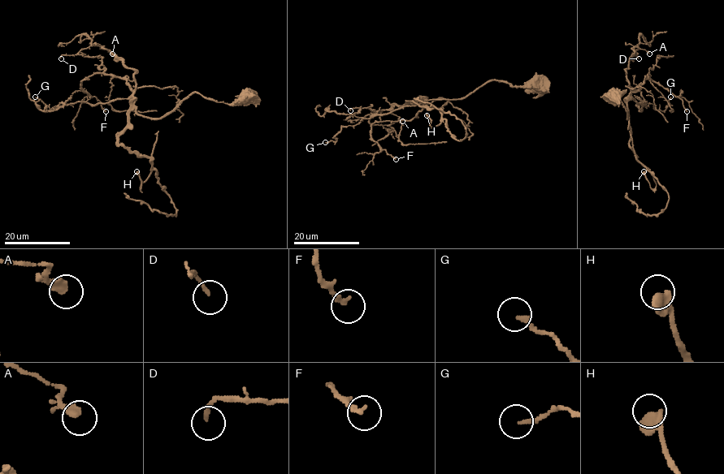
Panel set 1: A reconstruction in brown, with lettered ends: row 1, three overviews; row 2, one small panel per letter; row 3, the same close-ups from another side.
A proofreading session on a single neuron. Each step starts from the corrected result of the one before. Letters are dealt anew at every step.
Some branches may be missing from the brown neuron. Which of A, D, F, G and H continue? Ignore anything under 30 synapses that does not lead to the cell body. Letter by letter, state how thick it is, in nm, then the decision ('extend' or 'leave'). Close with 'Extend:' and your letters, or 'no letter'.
A: 360 nm | leave
D: 140 nm | leave
F: 190 nm | leave
G: 160 nm | leave
H: 500 nm | extend
Extend: H

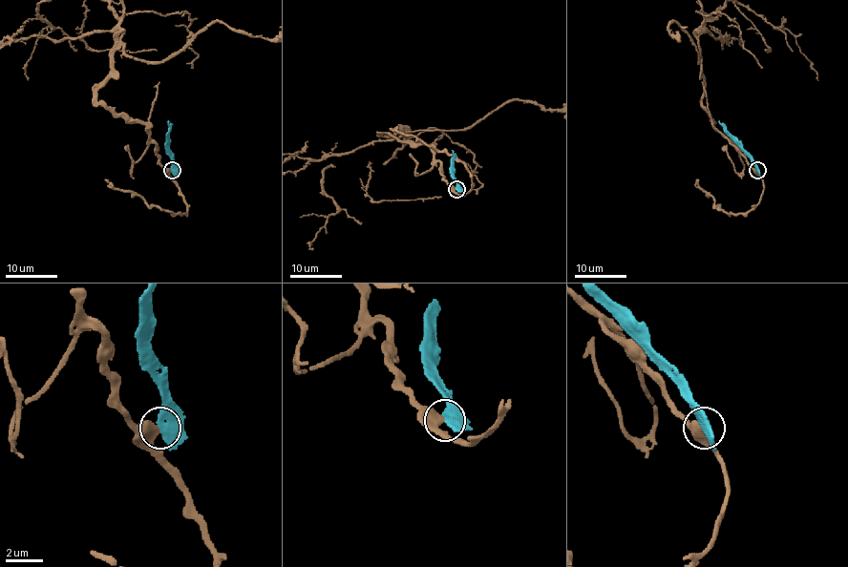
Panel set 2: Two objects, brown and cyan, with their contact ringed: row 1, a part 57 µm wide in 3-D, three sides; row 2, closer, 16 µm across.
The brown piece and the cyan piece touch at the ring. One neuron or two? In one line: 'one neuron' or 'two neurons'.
two neurons

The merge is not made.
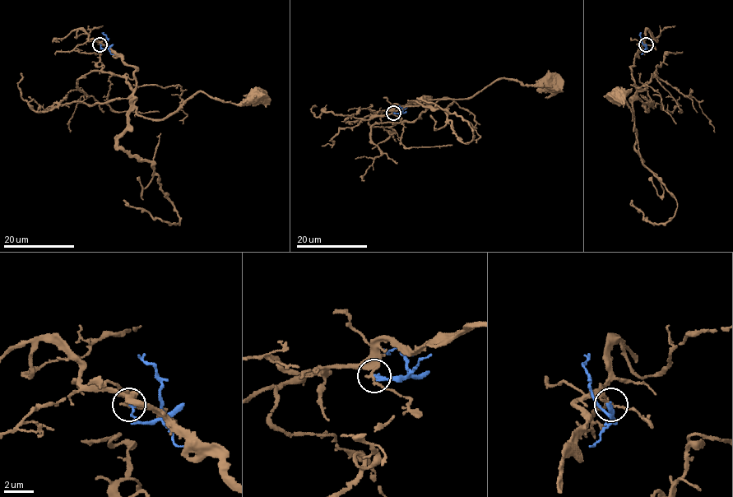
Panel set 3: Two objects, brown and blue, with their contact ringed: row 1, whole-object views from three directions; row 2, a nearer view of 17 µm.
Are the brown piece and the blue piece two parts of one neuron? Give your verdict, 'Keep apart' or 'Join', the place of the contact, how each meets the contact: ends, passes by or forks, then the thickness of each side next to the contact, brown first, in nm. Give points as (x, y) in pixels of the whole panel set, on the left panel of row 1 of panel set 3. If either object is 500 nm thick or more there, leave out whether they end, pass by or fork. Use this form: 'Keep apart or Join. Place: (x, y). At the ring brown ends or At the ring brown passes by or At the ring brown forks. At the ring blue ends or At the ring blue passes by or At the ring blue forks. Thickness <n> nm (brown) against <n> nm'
Keep apart. Place: (99, 44). At the ring brown passes by. At the ring blue ends. Thickness 150 nm (brown) against 150 nm

